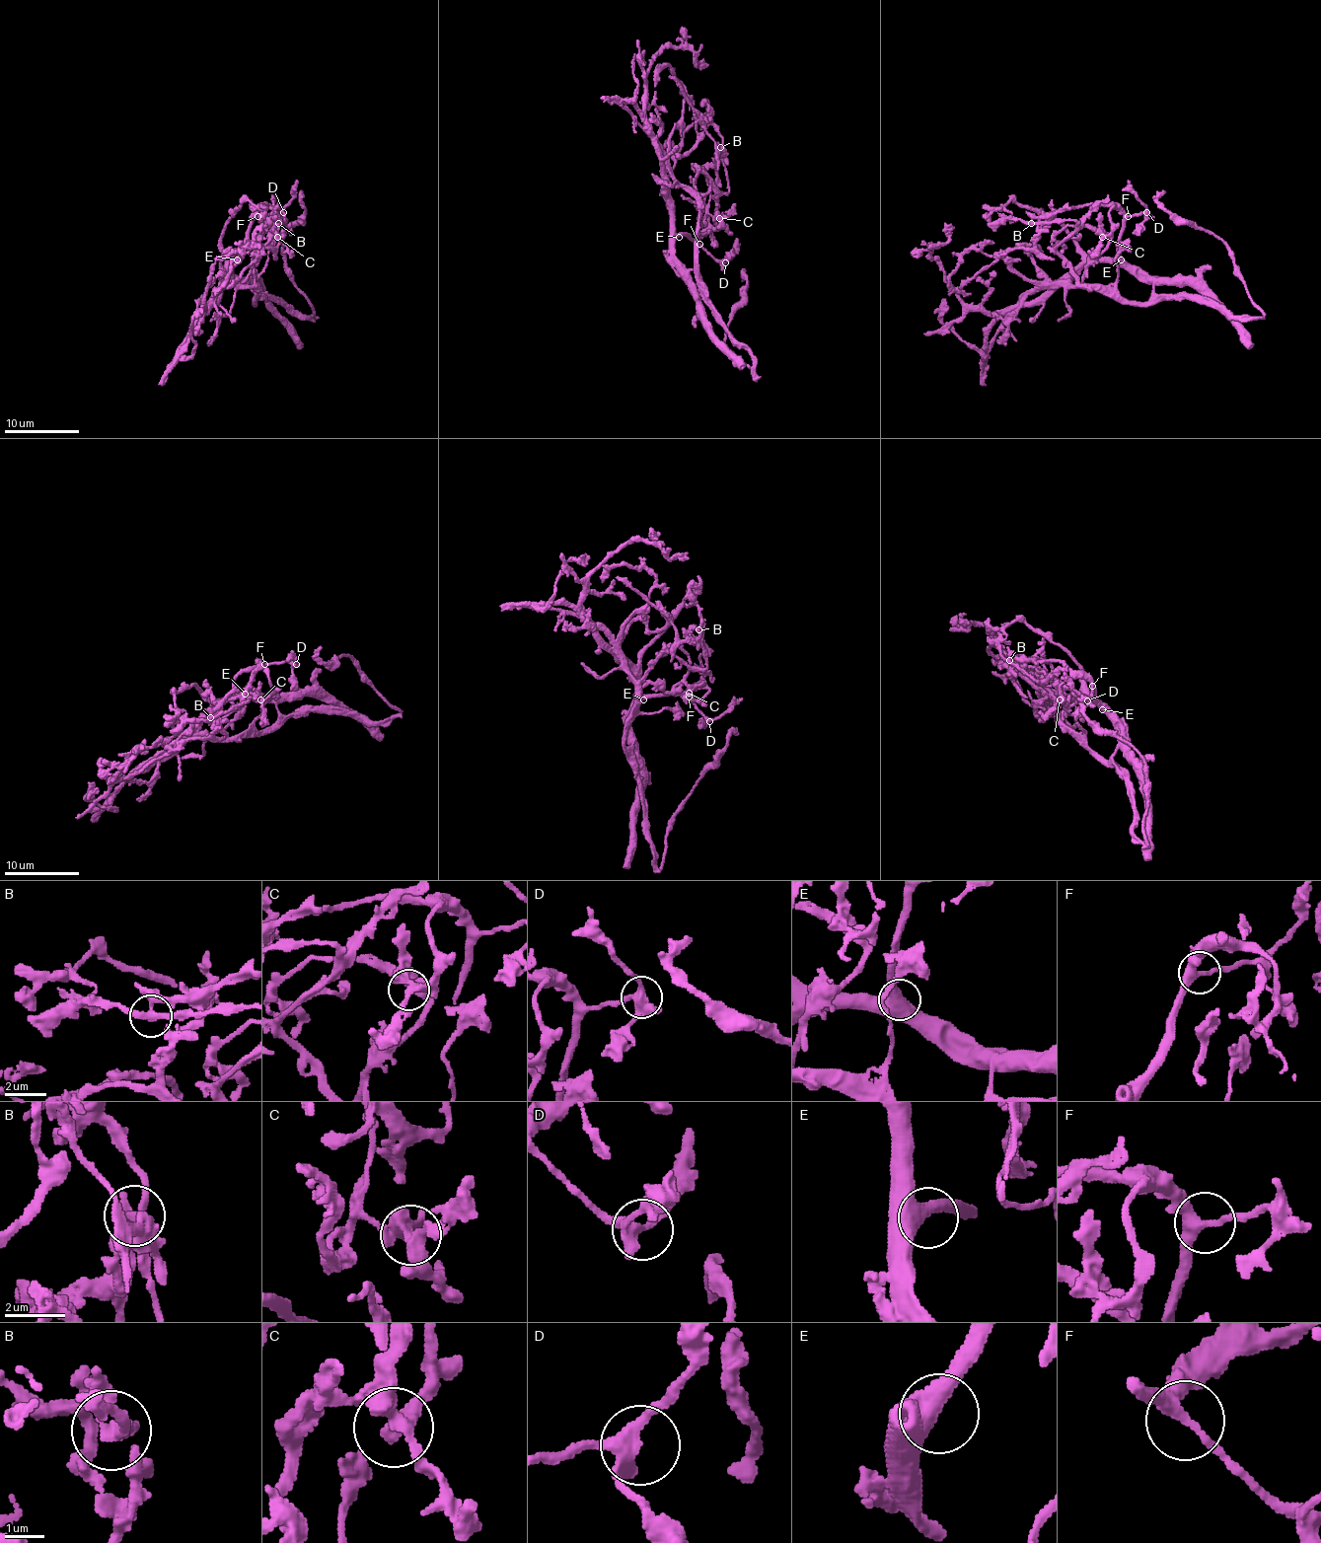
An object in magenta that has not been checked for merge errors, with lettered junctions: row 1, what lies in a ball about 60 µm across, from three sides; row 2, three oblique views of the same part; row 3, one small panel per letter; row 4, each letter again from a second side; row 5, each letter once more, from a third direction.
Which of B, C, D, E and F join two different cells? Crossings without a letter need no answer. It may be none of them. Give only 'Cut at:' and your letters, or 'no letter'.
Cut at: B

